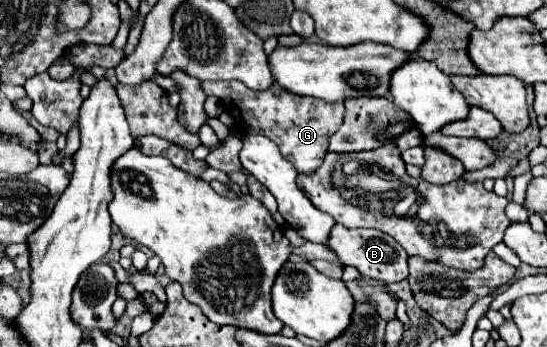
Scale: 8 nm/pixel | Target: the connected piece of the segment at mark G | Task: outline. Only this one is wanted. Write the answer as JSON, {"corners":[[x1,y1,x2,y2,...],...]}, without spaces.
{"corners":[[204,81,200,87,206,95,214,95,222,103,224,111,234,117,246,135,264,135,272,139,300,173,314,173,322,165,330,135,338,131,344,117,342,103,300,97,290,91,282,91,278,83,272,83,266,91,252,91,240,81]]}

